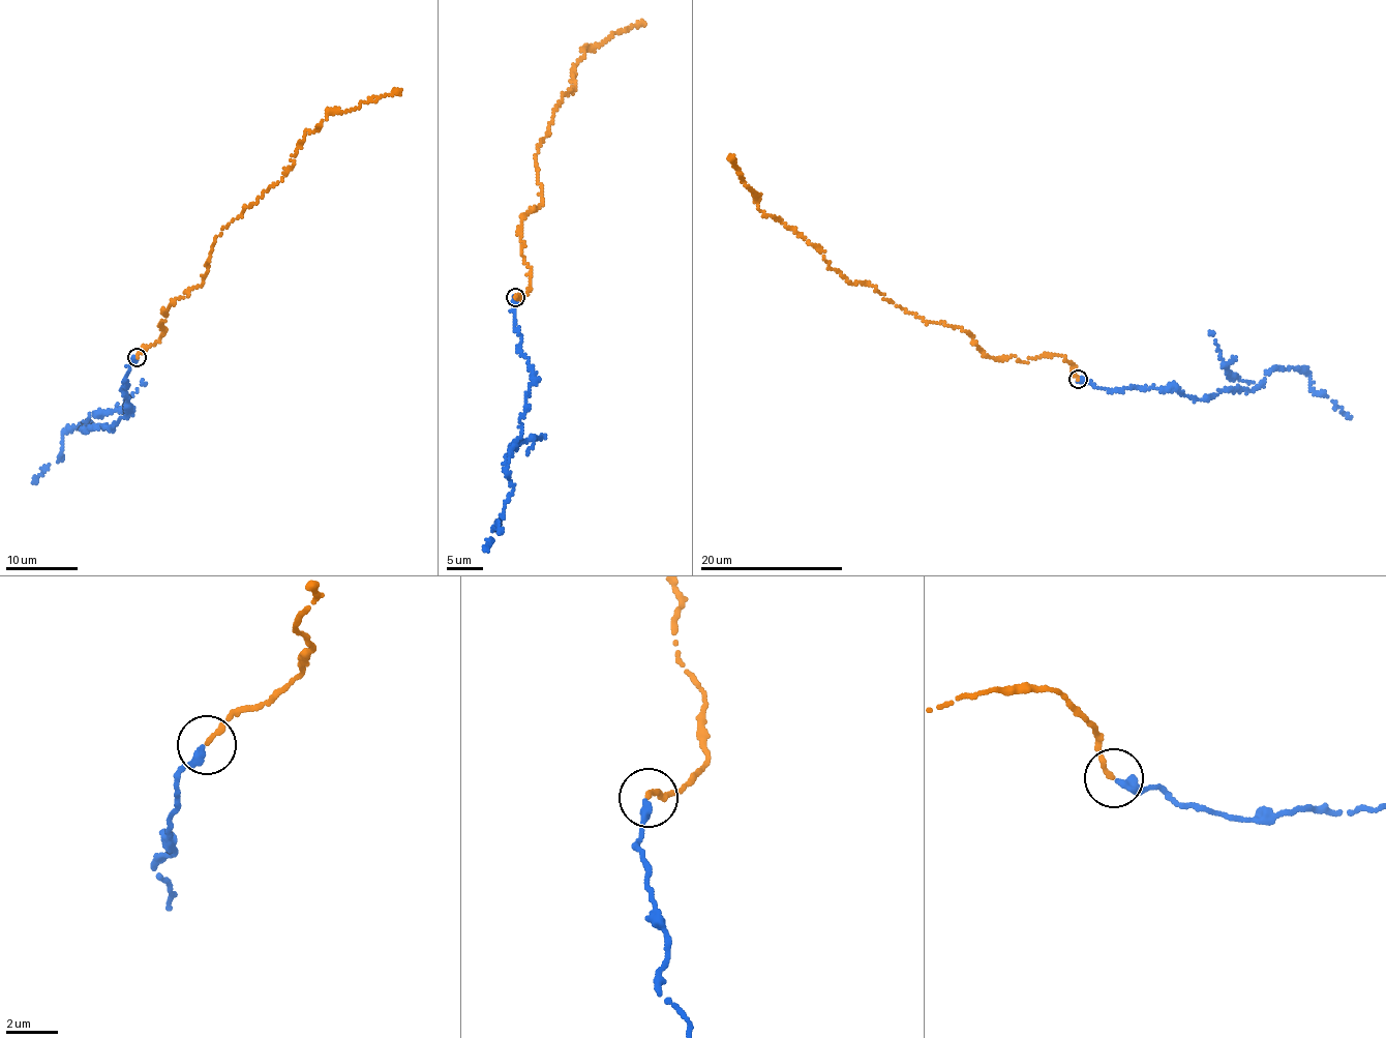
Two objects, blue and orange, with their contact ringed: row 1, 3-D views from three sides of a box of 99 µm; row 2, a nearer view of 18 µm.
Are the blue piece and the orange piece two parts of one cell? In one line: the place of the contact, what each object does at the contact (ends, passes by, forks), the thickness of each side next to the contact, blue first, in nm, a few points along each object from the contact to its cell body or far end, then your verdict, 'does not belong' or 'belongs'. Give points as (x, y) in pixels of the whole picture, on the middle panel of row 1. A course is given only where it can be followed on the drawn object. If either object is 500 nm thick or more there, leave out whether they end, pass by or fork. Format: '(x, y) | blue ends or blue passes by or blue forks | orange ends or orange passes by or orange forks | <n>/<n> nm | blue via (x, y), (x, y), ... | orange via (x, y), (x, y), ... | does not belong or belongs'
(515, 297) | blue ends | orange ends | 360/200 nm | blue via (514, 297), (518, 351), (536, 381), (507, 464), (512, 488), (493, 527), (499, 524), (500, 533), (485, 551) | orange via (515, 297), (532, 288), (521, 219), (542, 203), (537, 145), (575, 87), (573, 66), (588, 47), (645, 24) | belongs

